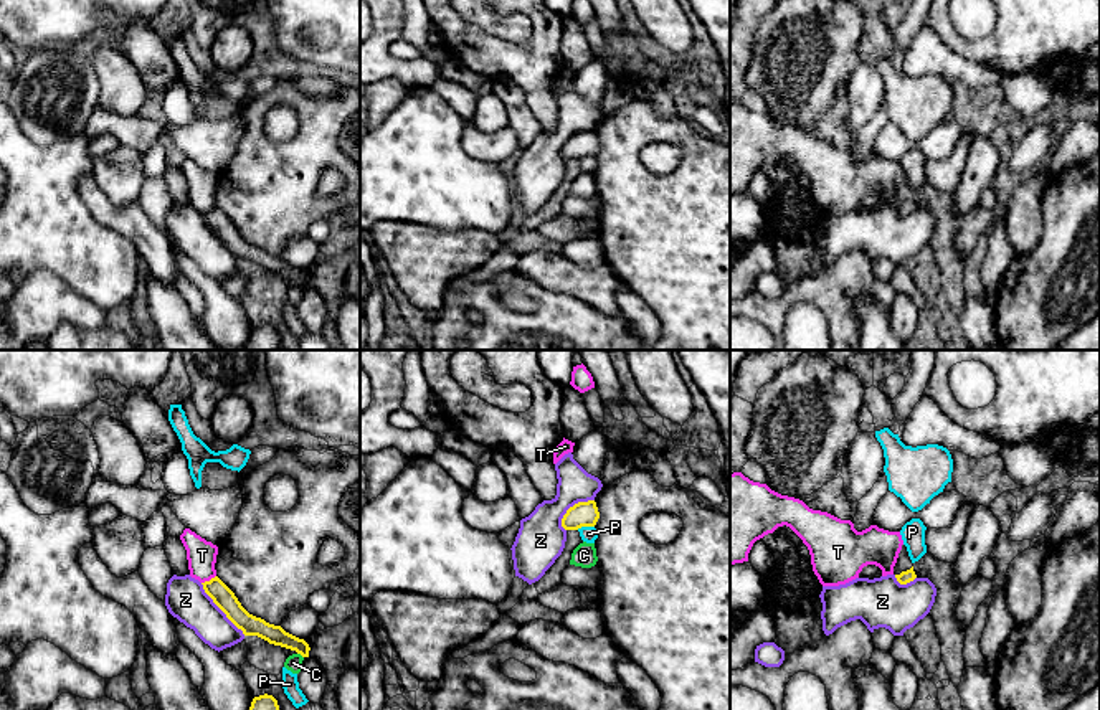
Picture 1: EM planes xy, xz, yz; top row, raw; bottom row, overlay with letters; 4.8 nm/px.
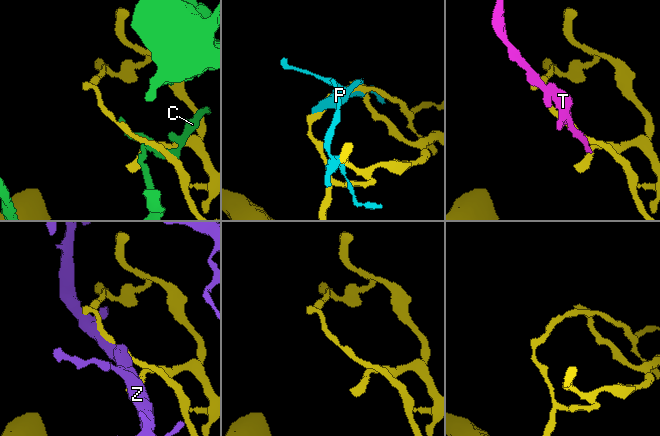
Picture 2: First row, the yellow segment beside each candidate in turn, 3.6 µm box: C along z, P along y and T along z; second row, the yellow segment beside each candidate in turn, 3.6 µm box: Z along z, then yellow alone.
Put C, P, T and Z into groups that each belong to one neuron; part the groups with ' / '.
C / P / T / Z

